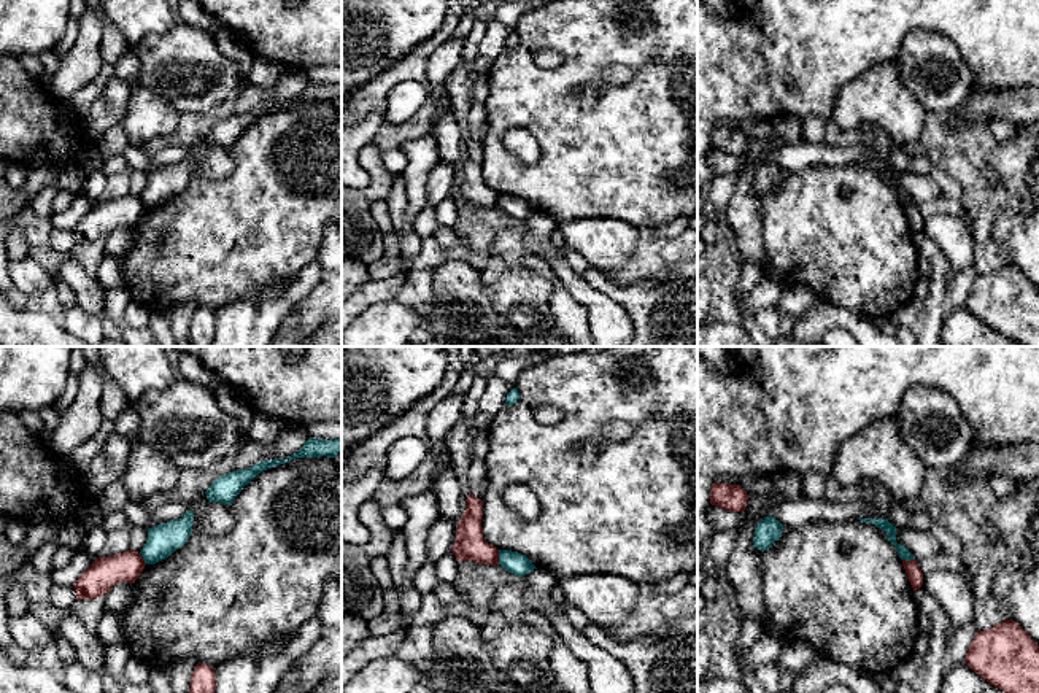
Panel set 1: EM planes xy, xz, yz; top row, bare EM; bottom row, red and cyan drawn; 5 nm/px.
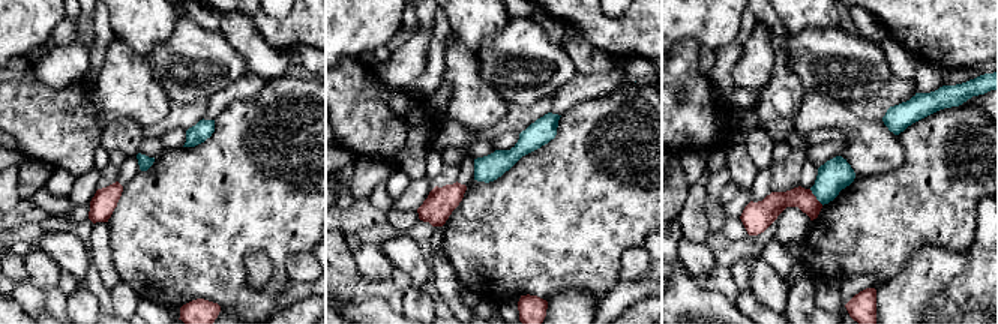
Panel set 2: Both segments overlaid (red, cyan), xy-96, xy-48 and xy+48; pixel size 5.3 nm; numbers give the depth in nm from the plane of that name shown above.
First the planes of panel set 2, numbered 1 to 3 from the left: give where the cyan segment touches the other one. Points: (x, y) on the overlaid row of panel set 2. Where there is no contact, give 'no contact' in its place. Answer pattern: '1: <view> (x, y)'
1: no contact
2: no contact
3: xy+48 (815, 197)

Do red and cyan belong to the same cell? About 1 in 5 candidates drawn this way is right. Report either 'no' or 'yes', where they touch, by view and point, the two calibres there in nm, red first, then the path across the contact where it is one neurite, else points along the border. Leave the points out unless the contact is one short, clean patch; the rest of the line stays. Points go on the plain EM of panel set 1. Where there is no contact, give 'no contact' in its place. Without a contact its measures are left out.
no; contact xz (498, 201); calibres 150 and 110 nm

